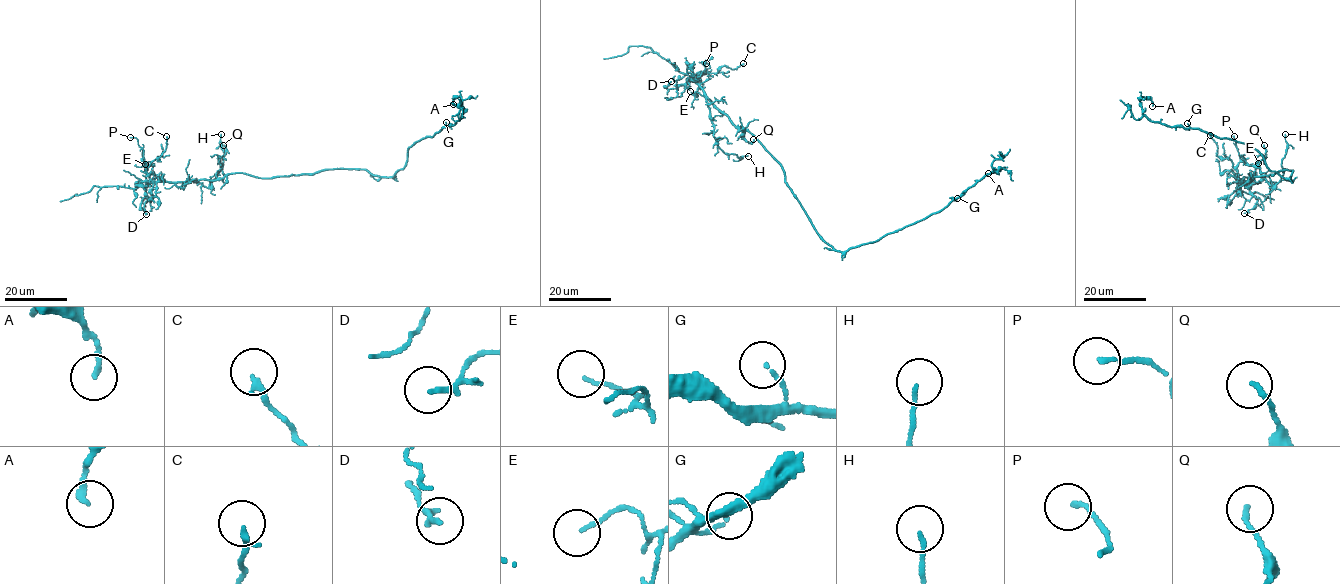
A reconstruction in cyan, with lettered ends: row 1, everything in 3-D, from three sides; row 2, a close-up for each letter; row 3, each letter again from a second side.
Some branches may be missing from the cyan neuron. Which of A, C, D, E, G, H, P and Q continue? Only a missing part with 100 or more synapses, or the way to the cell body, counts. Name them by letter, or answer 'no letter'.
no letter

